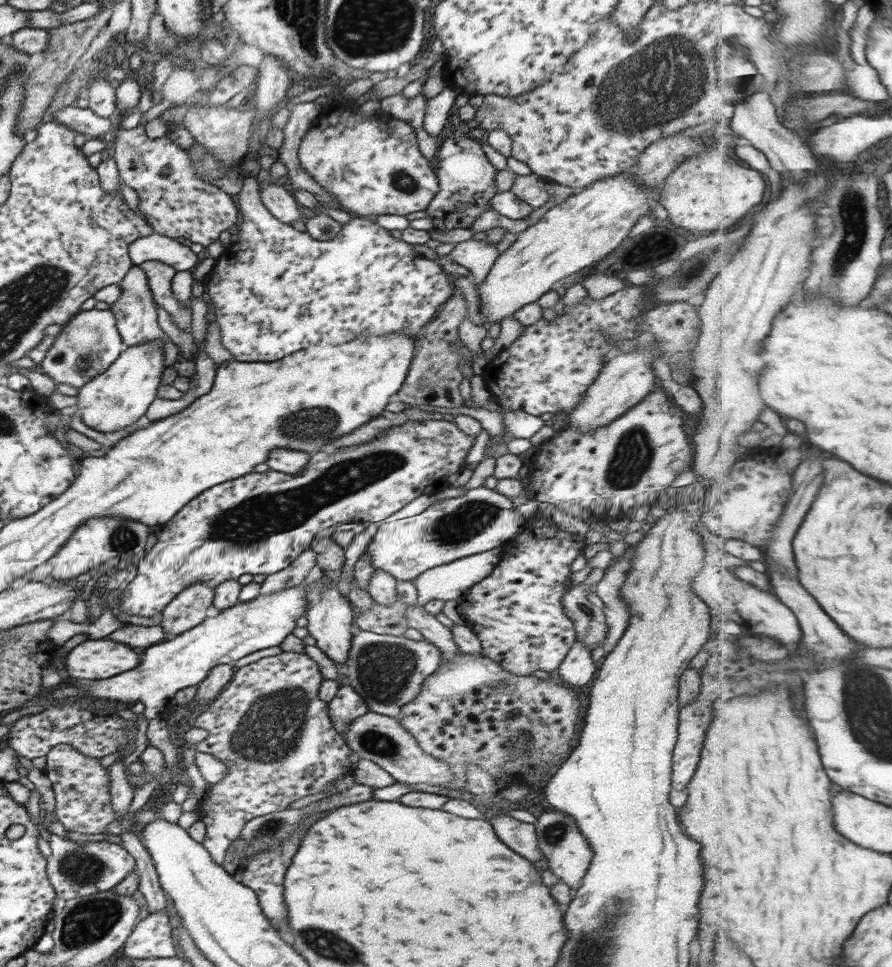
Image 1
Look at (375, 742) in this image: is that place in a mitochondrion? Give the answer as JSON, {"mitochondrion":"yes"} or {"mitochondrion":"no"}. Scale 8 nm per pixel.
{"mitochondrion":"yes"}

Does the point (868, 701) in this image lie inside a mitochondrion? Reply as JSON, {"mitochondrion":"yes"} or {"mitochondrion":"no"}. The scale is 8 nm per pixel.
{"mitochondrion":"yes"}

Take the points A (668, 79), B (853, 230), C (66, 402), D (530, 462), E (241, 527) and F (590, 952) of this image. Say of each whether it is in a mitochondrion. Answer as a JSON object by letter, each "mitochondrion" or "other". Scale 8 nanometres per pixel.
{"A":"mitochondrion","B":"mitochondrion","C":"other","D":"other","E":"mitochondrion","F":"mitochondrion"}

